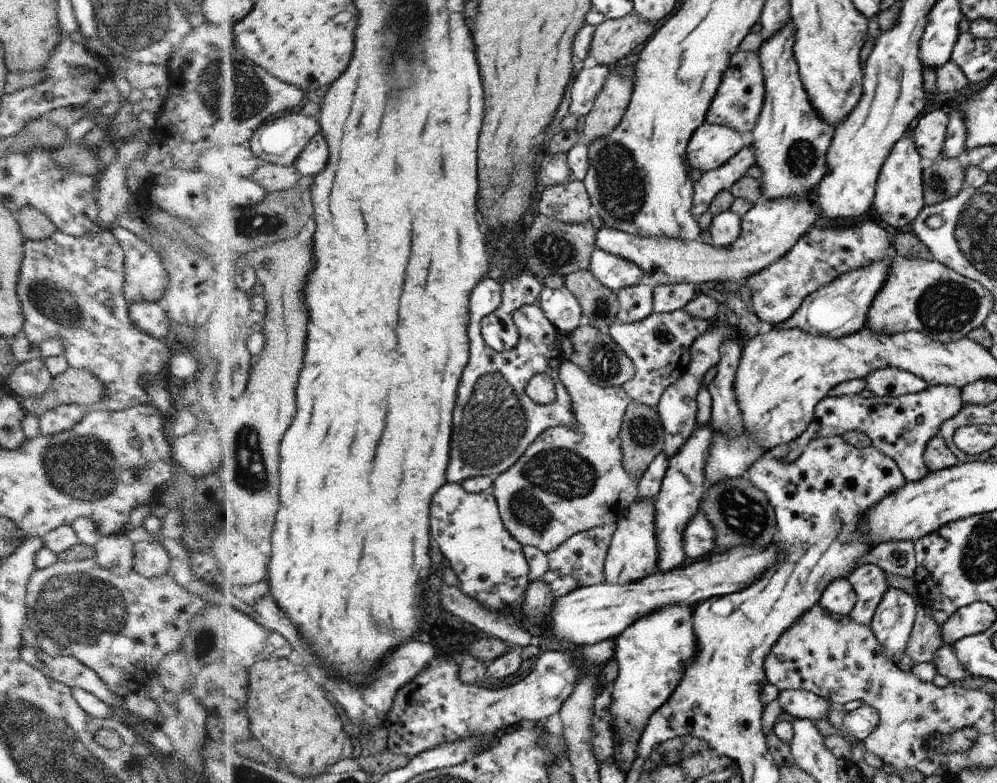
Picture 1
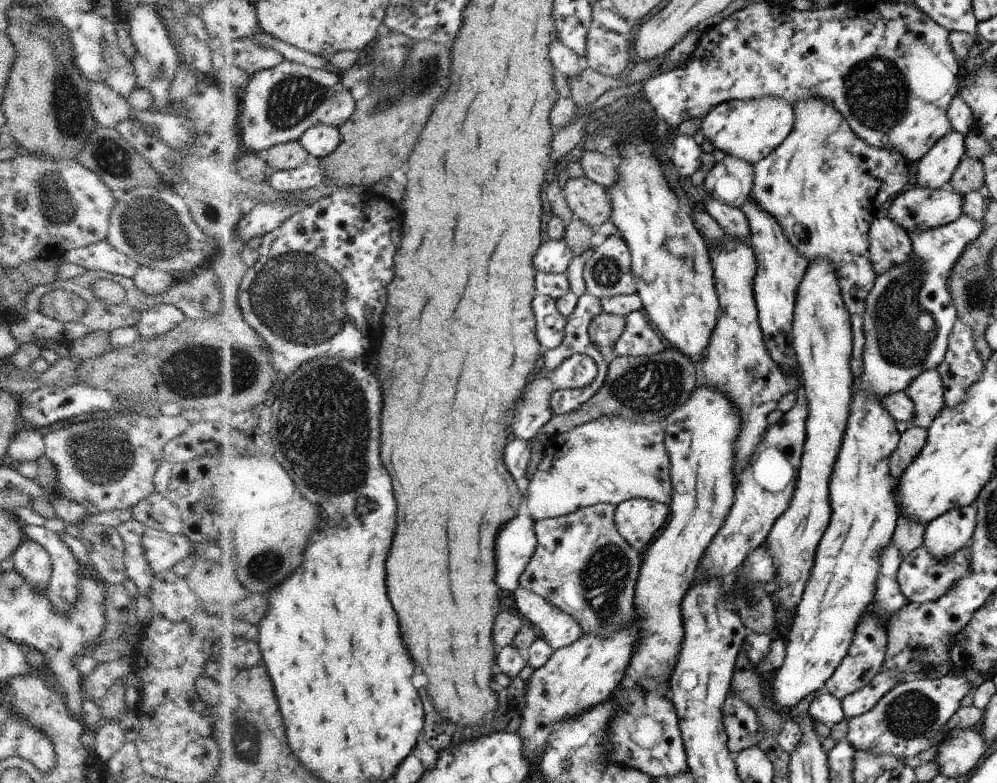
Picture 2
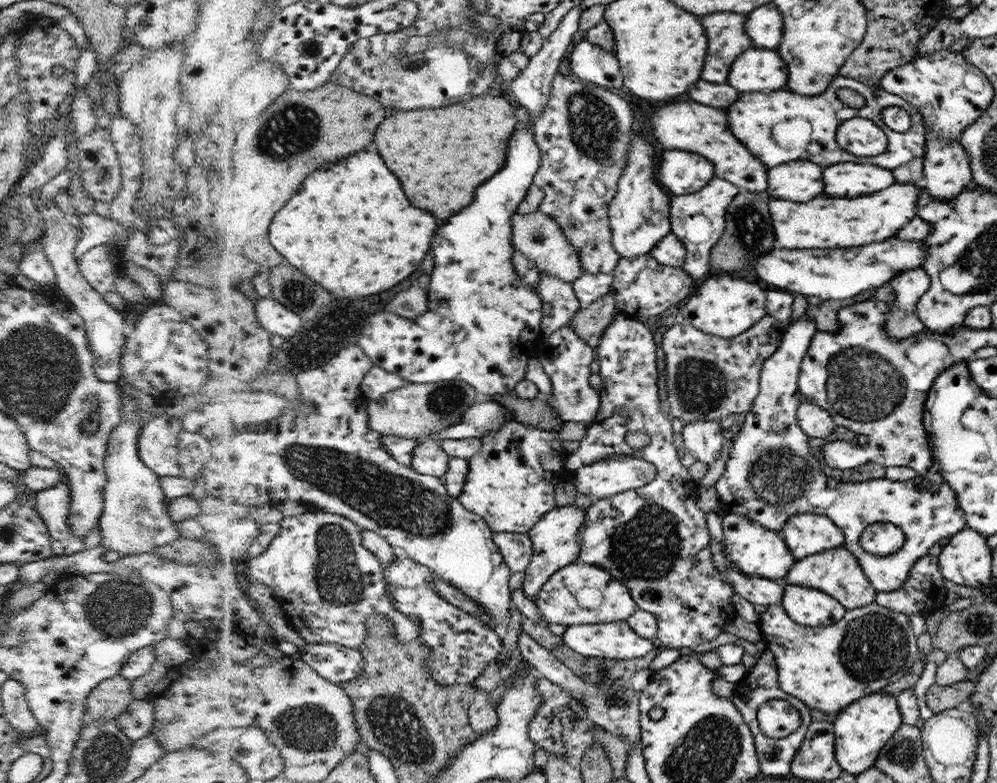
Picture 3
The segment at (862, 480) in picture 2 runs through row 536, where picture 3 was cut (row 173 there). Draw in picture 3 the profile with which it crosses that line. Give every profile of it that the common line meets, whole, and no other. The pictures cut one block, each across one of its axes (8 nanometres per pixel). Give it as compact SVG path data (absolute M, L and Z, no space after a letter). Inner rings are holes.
M839 162L824 168L824 181L824 193L830 198L858 198L889 188L896 182L896 176L892 170L886 170L880 166Z

